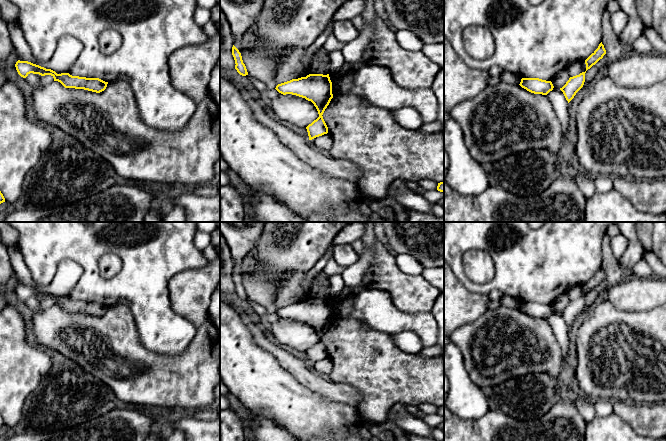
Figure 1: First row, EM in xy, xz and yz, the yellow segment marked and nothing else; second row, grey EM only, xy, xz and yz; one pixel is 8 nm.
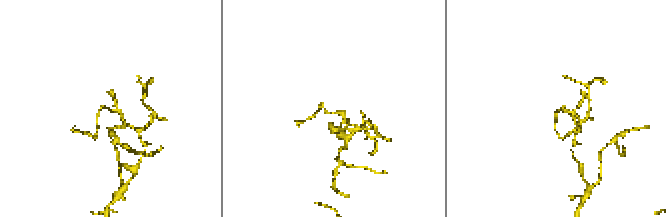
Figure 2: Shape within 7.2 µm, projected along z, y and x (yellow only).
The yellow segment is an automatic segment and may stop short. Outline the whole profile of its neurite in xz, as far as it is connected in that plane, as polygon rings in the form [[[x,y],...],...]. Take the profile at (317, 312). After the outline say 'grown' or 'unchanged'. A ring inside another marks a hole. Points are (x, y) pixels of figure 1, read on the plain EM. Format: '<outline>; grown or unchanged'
[[[309,298],[306,301],[278,308],[275,313],[283,319],[296,319],[314,328],[319,341],[306,351],[309,364],[328,357],[328,351],[322,339],[333,322],[329,298]]]; unchanged

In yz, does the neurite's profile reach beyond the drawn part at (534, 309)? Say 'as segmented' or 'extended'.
as segmented

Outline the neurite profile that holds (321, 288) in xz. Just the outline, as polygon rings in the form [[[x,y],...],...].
[[[318,276],[310,292],[311,298],[330,298],[330,280],[323,276]]]

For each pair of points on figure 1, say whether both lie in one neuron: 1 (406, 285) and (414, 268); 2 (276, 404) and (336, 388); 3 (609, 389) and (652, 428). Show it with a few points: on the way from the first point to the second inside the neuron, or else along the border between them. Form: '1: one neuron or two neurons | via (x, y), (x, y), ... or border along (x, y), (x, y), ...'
1: two neurons | border along (395, 257), (395, 263), (403, 272), (420, 275)
2: two neurons | border along (296, 380), (326, 399), (338, 402)
3: two neurons | border along (612, 400), (630, 400), (645, 404)

